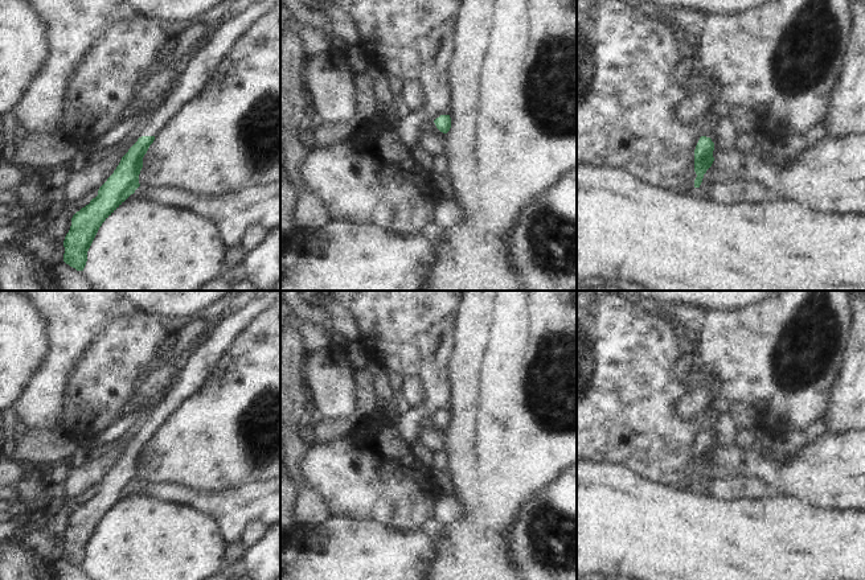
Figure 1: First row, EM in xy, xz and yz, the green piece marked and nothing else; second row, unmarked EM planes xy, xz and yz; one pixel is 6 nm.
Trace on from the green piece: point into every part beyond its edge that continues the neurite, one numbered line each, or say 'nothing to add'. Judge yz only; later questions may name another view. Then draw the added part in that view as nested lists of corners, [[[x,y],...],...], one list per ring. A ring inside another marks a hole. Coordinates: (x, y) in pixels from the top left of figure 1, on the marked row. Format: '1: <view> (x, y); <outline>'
1: yz (709, 132); [[[710,126],[705,131],[701,132],[701,136],[710,137],[713,143],[716,143],[716,129],[714,126]]]

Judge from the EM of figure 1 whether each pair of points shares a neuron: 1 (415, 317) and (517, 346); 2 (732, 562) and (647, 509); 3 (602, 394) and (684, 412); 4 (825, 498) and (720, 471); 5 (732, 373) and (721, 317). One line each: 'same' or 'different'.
1: different
2: same
3: different
4: same
5: same

